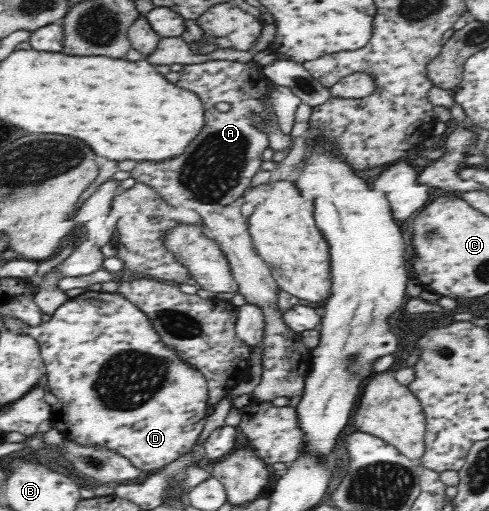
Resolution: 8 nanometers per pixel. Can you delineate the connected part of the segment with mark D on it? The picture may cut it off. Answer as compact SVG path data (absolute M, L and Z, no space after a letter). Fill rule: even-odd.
M88 291L81 296L70 298L59 306L51 315L51 320L42 323L39 327L33 327L27 330L27 334L37 339L41 356L44 360L46 368L47 382L49 383L49 391L57 397L57 403L51 406L50 420L53 427L63 433L64 437L71 437L75 441L83 444L103 445L115 452L119 452L120 456L127 457L133 463L133 467L141 469L143 472L155 470L157 472L167 464L177 460L181 456L189 453L194 444L198 442L200 434L206 426L206 412L209 400L208 382L205 375L190 364L183 362L174 350L167 346L161 337L152 327L151 321L144 312L141 312L134 304L119 294L104 294L102 291Z

